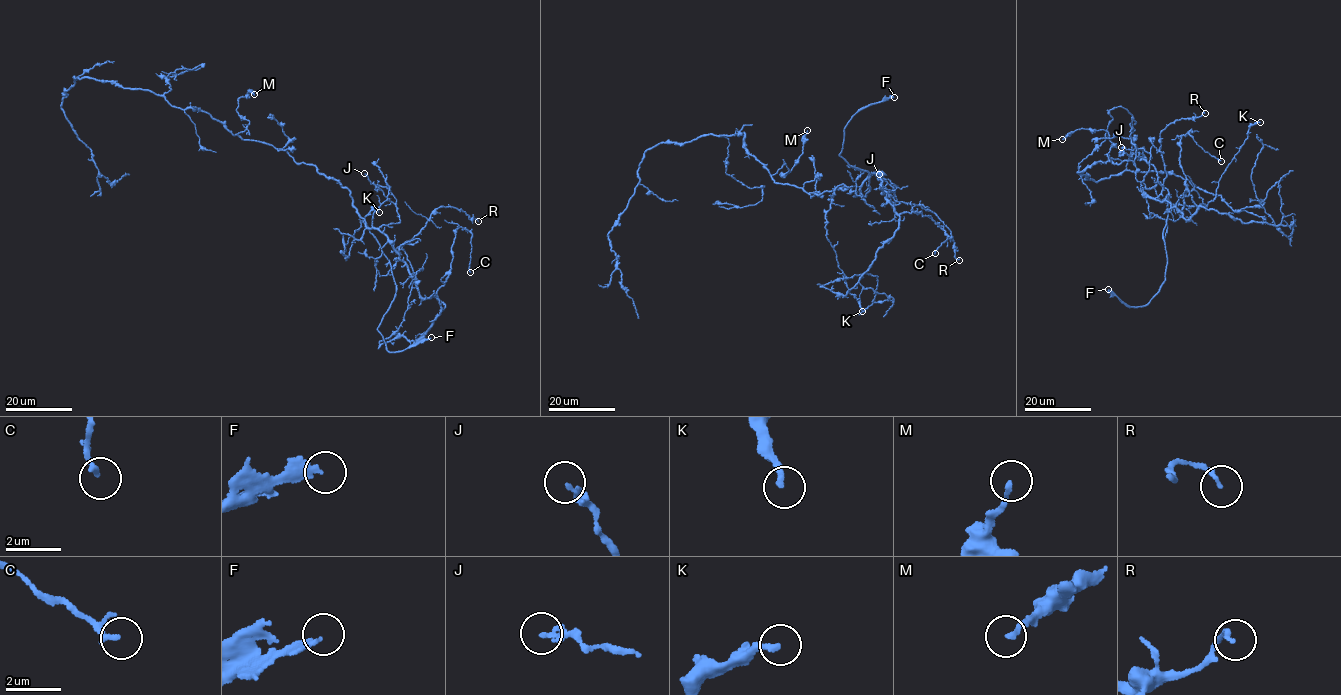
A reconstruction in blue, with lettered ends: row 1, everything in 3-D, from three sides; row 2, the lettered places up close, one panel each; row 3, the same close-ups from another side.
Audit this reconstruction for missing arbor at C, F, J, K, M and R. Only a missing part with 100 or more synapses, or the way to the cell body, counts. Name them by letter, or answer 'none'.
F

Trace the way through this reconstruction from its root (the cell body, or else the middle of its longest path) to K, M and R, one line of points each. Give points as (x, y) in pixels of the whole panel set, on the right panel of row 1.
K: (1142, 154), (1138, 158), (1157, 172), (1157, 200), (1207, 205), (1251, 126), (1260, 122)
M: (1142, 154), (1139, 149), (1126, 161), (1109, 158), (1113, 145), (1109, 133), (1100, 129), (1076, 130), (1062, 139)
R: (1142, 154), (1158, 177), (1140, 191), (1156, 198), (1166, 175), (1161, 132), (1205, 113)

